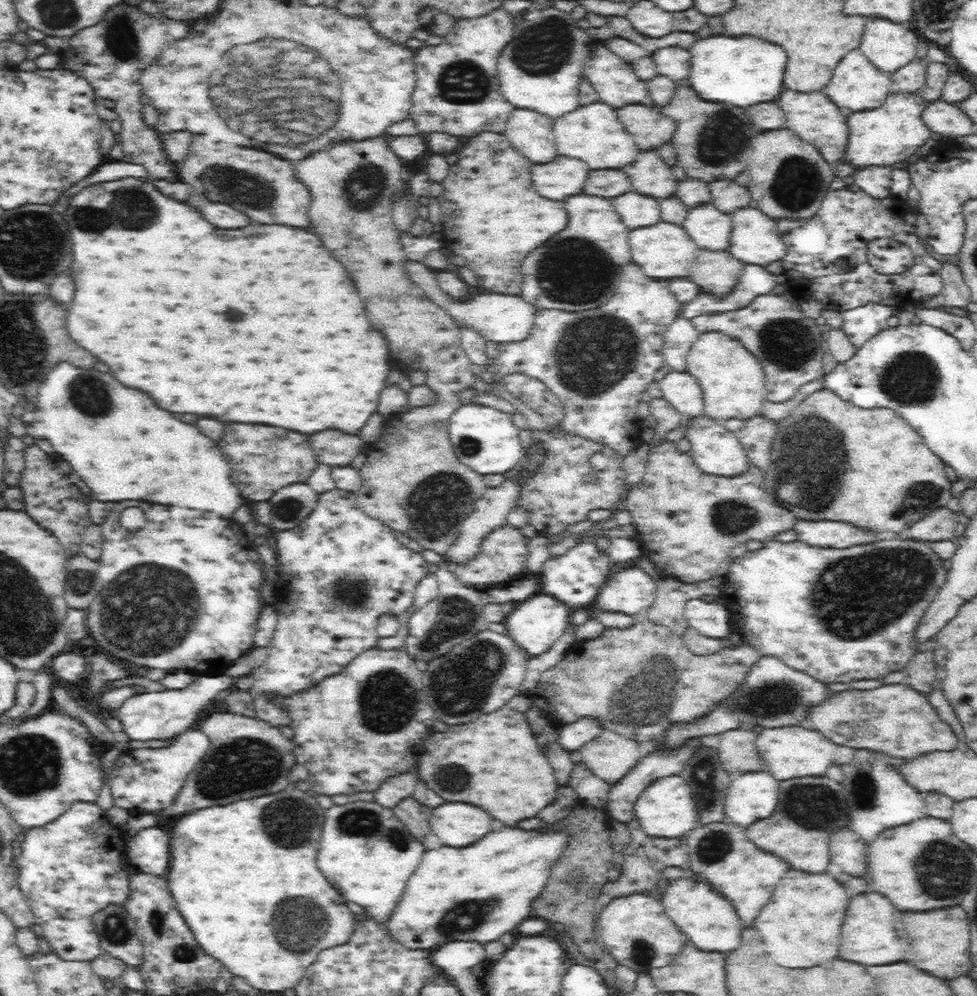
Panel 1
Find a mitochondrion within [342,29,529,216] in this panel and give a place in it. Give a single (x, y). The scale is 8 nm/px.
(465, 82)

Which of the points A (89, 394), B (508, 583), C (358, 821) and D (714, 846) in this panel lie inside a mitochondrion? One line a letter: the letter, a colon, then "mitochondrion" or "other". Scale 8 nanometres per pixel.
A: mitochondrion
B: other
C: mitochondrion
D: mitochondrion

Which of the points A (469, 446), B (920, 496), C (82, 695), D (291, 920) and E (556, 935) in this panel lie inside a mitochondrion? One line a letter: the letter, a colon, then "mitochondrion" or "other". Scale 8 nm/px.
A: mitochondrion
B: mitochondrion
C: other
D: mitochondrion
E: other

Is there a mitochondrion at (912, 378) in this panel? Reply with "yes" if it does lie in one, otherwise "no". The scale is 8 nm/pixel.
yes

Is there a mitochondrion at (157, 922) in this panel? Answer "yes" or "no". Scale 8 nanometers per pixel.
yes

